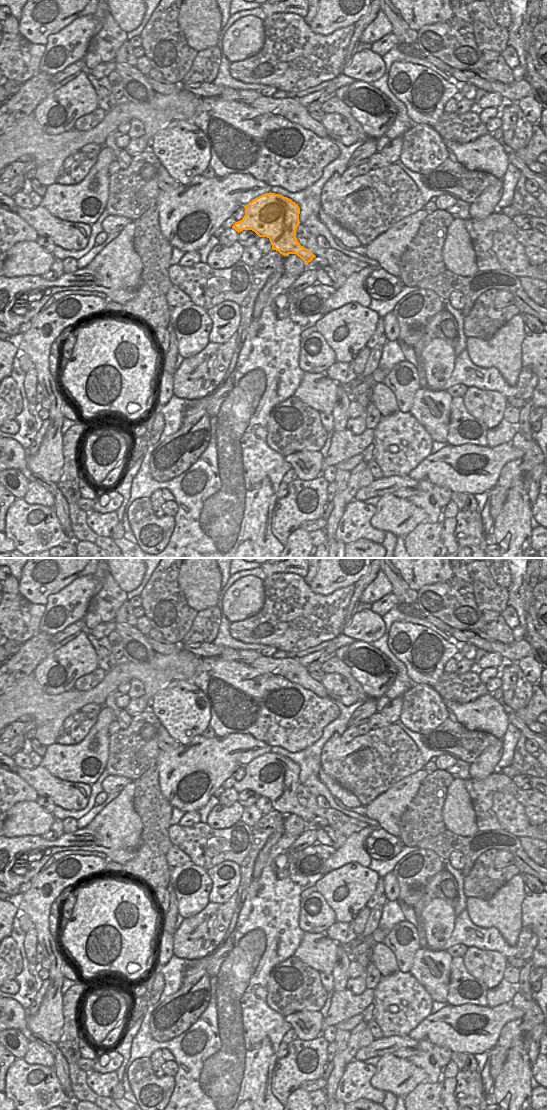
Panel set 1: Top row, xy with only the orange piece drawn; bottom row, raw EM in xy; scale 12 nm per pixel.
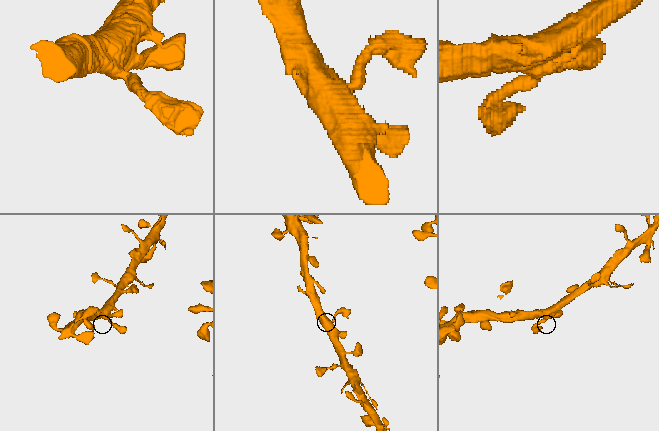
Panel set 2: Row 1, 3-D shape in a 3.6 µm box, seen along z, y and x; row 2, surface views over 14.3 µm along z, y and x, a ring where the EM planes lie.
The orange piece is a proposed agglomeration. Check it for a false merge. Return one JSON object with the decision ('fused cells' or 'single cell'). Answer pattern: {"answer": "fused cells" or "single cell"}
{"answer": "single cell"}

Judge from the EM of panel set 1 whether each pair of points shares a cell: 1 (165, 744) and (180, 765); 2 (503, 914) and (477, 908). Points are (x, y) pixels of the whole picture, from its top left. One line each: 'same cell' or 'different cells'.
1: different cells
2: same cell

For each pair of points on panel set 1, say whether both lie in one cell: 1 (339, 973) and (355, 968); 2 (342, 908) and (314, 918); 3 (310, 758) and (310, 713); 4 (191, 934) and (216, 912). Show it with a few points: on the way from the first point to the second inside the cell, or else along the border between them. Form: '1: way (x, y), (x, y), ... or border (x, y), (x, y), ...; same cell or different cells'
1: border (351, 962), (348, 968), (348, 977); different cells
2: border (319, 892), (334, 912), (337, 921); different cells
3: border (324, 727), (311, 745), (287, 751); different cells
4: way (197, 931), (210, 918); same cell

